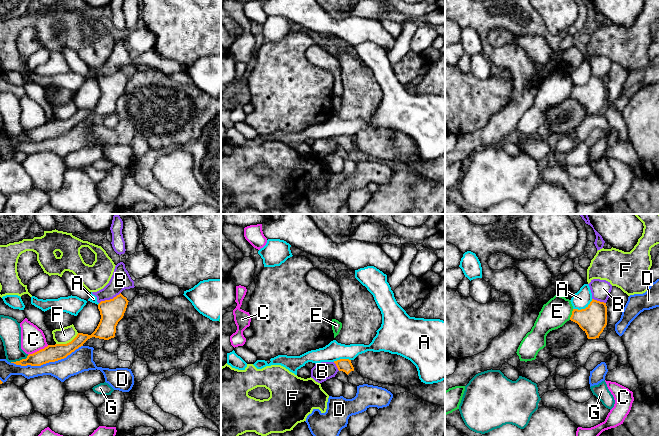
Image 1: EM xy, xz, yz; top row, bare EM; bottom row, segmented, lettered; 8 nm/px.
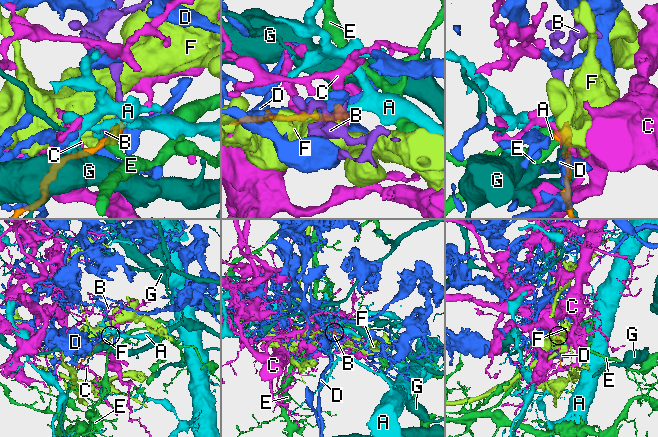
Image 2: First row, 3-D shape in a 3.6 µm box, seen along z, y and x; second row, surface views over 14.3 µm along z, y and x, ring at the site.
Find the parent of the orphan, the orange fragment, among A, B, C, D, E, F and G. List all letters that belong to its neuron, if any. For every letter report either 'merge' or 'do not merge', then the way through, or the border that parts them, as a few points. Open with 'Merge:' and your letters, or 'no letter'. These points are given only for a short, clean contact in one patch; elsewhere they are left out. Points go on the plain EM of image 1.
Merge: no letter
A: do not merge | along yz (592, 75), (584, 84), (573, 85)
B: do not merge | along xy (120, 68), (112, 74), (102, 76), (99, 79)
C: do not merge | along xy (48, 121), (28, 131)
D: do not merge
E: do not merge | along yz (573, 85), (569, 95)
F: do not merge | along xy (78, 109), (70, 117), (56, 120)
G: do not merge | along xy (28, 131), (25, 134), (10, 138)

